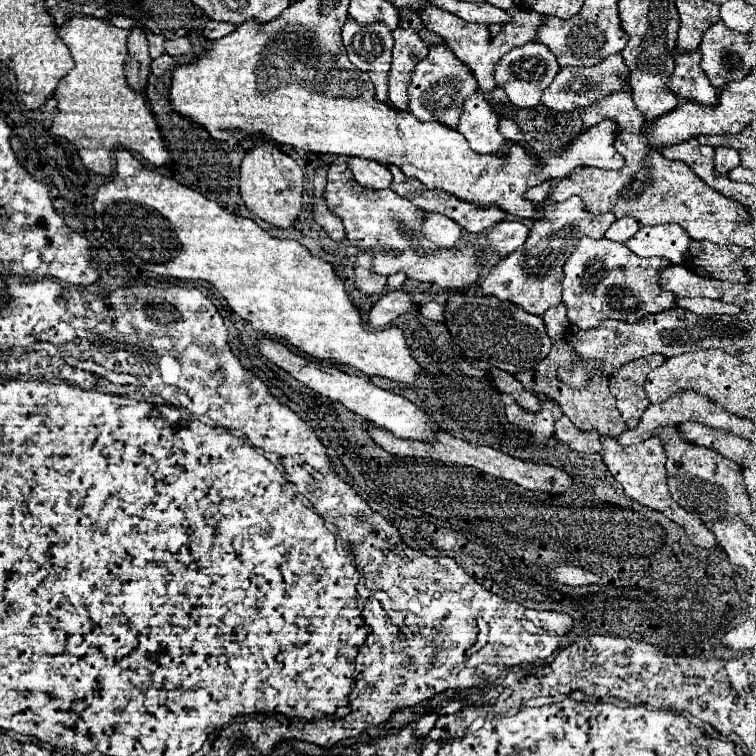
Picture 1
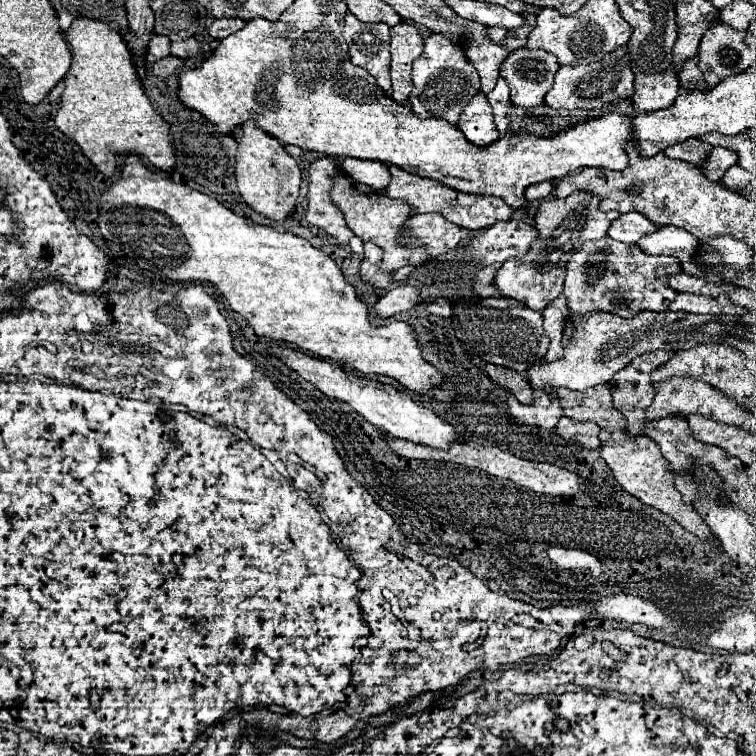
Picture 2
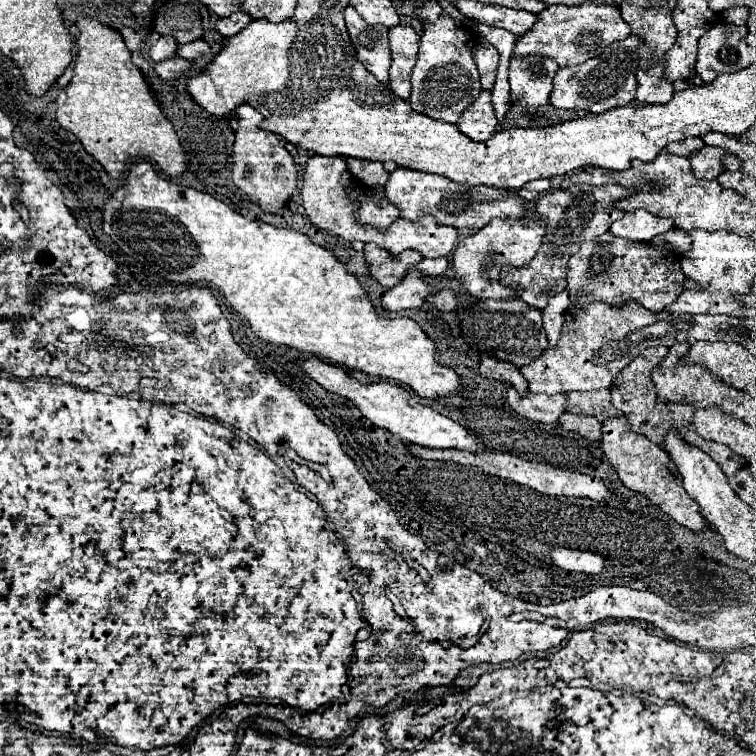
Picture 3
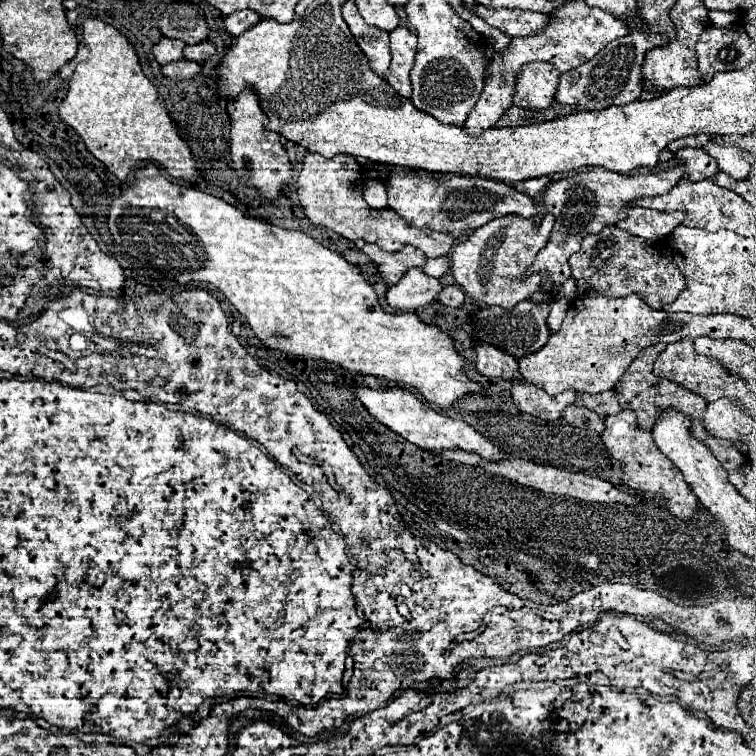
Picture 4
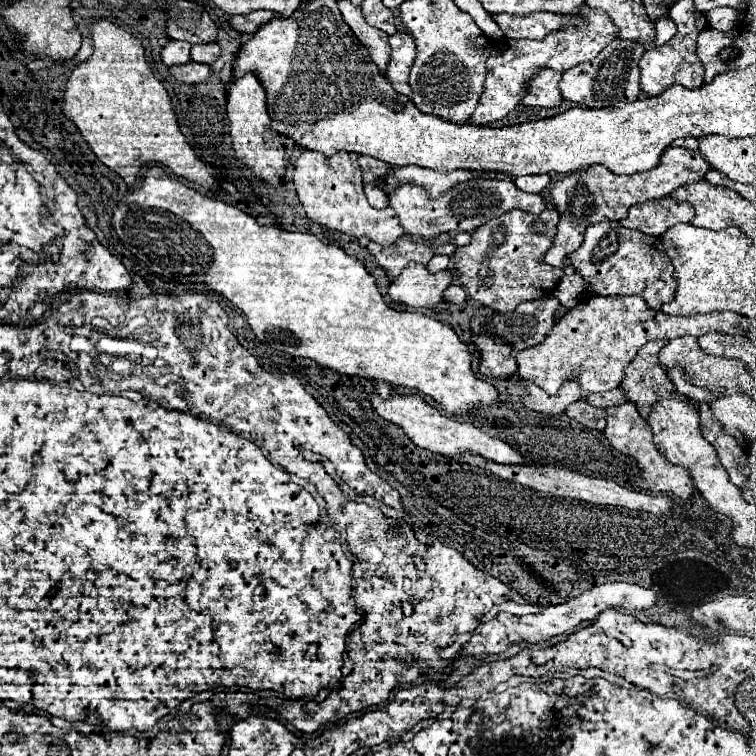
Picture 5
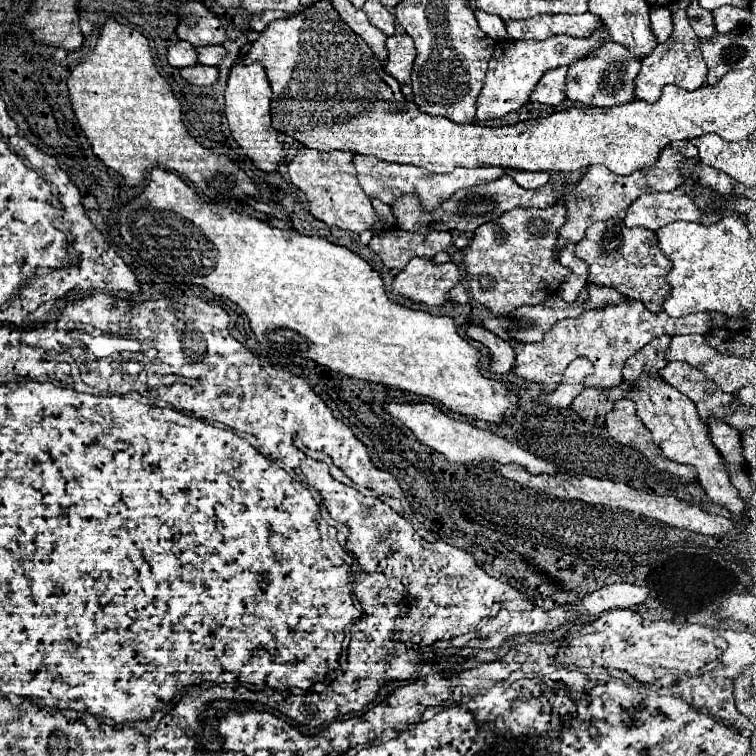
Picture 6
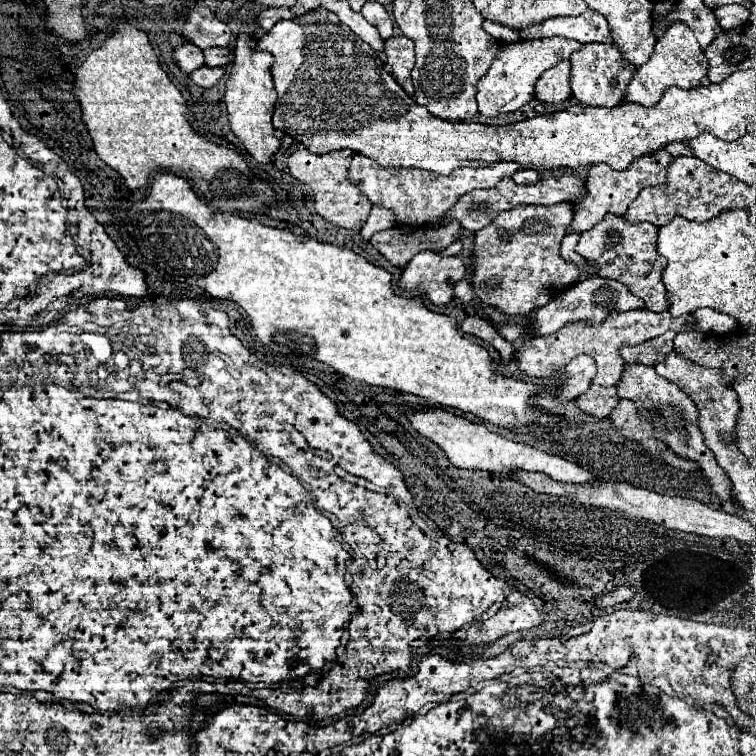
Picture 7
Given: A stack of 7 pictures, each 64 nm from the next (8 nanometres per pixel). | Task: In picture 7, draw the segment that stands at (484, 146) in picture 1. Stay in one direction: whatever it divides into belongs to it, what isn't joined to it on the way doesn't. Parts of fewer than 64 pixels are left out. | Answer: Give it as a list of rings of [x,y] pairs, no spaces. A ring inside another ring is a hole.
[[[542,38],[542,40],[520,40],[514,44],[500,44],[496,58],[478,82],[478,112],[482,116],[500,116],[506,112],[516,112],[534,98],[534,84],[556,62],[570,60],[572,52],[580,50],[582,44],[570,38]]]

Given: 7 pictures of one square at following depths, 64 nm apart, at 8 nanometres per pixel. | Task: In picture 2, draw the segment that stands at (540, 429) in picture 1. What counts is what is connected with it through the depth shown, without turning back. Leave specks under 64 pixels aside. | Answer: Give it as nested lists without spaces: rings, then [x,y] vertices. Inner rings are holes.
[[[536,392],[532,406],[520,404],[514,396],[510,396],[508,408],[510,408],[510,416],[516,418],[518,422],[538,426],[542,430],[552,430],[562,418],[562,408],[560,408],[558,398],[546,392]]]

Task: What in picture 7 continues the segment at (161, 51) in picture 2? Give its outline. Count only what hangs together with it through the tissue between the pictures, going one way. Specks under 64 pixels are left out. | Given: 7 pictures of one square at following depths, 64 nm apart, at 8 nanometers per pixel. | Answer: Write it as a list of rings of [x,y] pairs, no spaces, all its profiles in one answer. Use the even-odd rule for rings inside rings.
[[[186,42],[182,46],[178,46],[174,50],[174,62],[182,68],[182,70],[196,70],[200,66],[204,66],[204,56],[202,50],[198,46],[194,46],[192,42]]]

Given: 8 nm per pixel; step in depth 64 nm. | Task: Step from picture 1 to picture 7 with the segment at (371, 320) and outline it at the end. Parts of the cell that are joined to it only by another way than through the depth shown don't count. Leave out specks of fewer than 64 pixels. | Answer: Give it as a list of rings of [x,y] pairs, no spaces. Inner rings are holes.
[[[436,252],[416,254],[404,268],[398,284],[402,290],[416,292],[432,304],[446,304],[452,300],[454,284],[466,276],[460,258],[442,258]]]

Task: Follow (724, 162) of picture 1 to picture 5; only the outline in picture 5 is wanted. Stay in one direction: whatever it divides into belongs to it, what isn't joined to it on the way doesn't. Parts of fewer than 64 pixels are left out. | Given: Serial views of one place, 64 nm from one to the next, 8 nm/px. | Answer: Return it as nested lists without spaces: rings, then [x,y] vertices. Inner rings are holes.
[[[666,148],[660,164],[648,172],[638,172],[630,176],[620,176],[610,172],[604,166],[590,166],[584,172],[574,172],[558,180],[550,192],[552,206],[560,212],[560,224],[556,226],[556,236],[552,242],[552,248],[544,254],[544,262],[558,266],[564,270],[564,274],[576,272],[572,266],[564,266],[564,258],[580,248],[584,230],[596,222],[604,220],[622,220],[632,208],[632,204],[640,204],[644,200],[664,198],[672,194],[676,188],[698,182],[706,176],[706,172],[712,170],[712,166],[700,156],[698,150],[686,150],[686,148]]]

